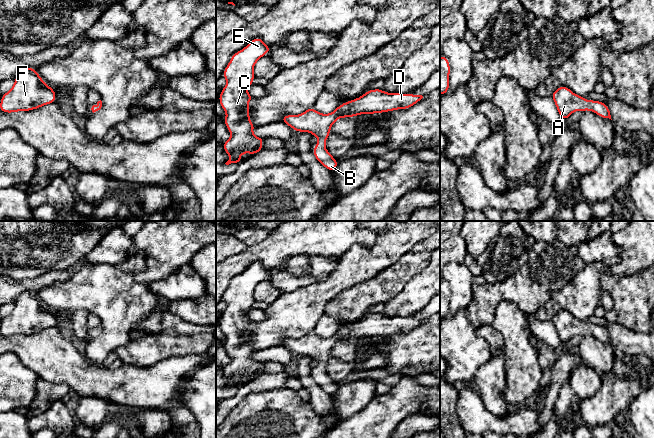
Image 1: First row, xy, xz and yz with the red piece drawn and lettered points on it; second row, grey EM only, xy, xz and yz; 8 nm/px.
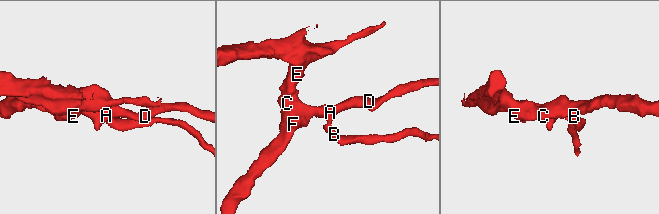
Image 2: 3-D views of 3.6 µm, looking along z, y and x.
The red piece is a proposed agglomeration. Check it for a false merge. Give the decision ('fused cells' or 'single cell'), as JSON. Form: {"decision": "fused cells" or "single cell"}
{"decision": "single cell"}

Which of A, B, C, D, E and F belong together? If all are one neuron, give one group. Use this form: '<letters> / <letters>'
A B C D E F

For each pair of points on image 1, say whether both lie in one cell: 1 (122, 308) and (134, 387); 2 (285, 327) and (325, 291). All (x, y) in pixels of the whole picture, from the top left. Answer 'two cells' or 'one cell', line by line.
1: two cells
2: one cell

